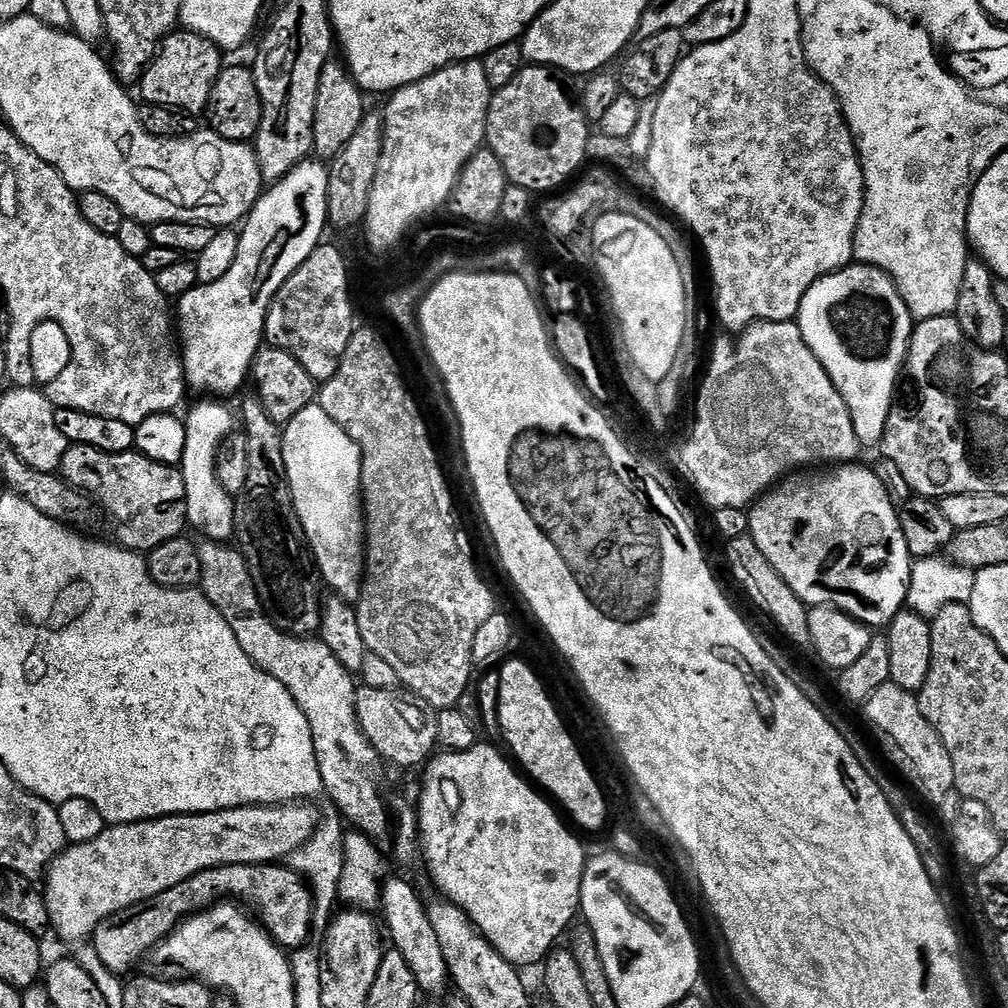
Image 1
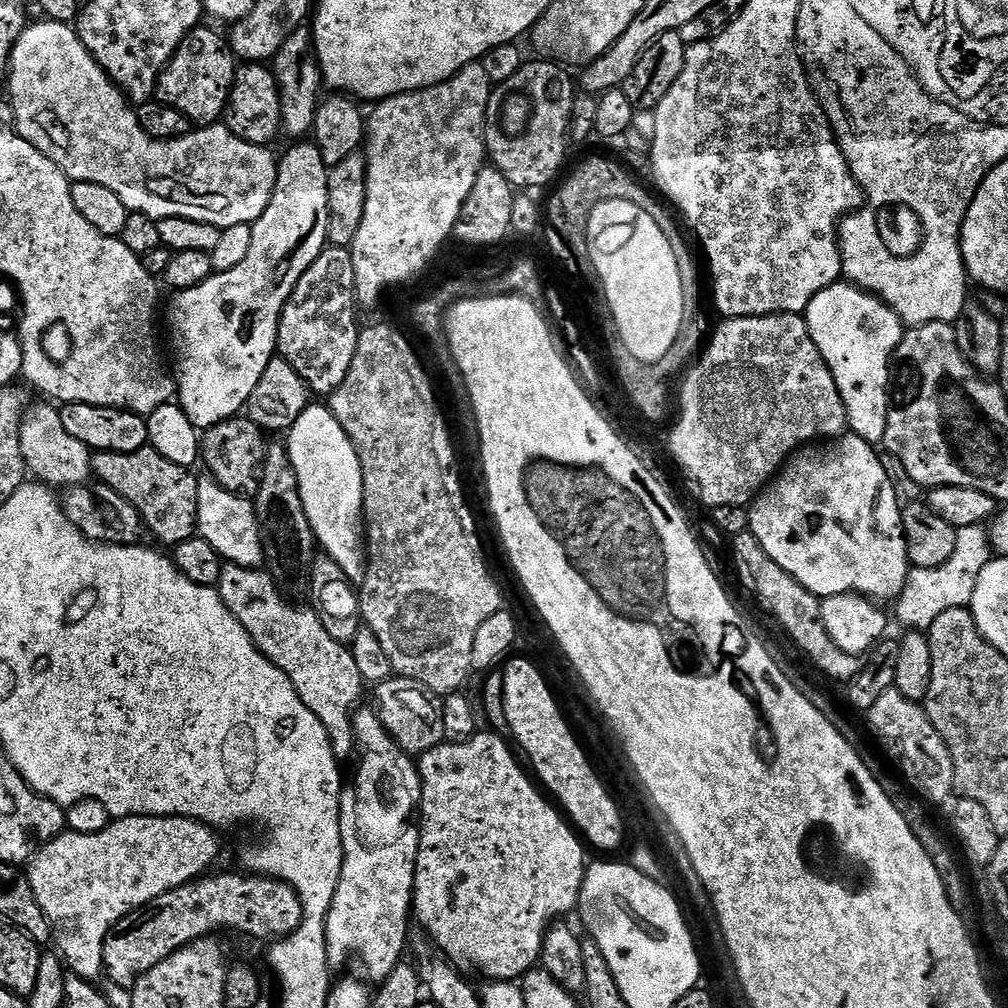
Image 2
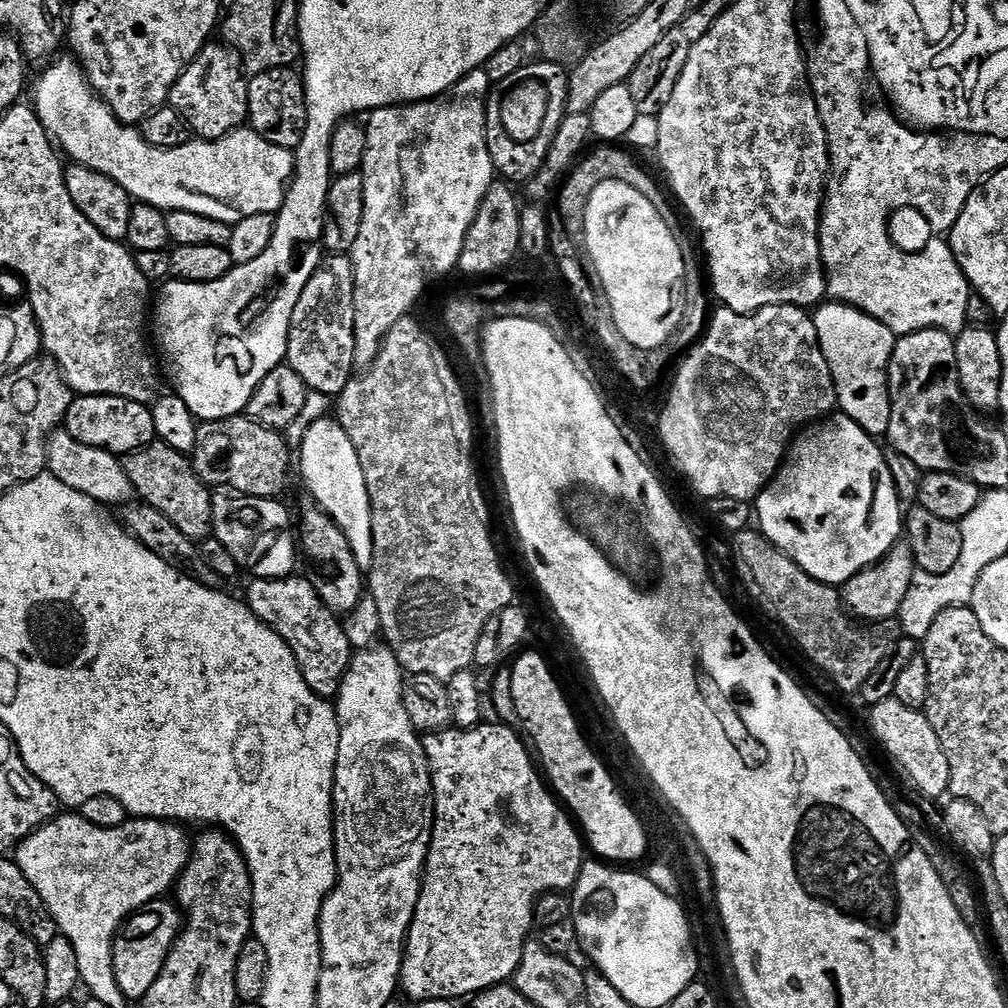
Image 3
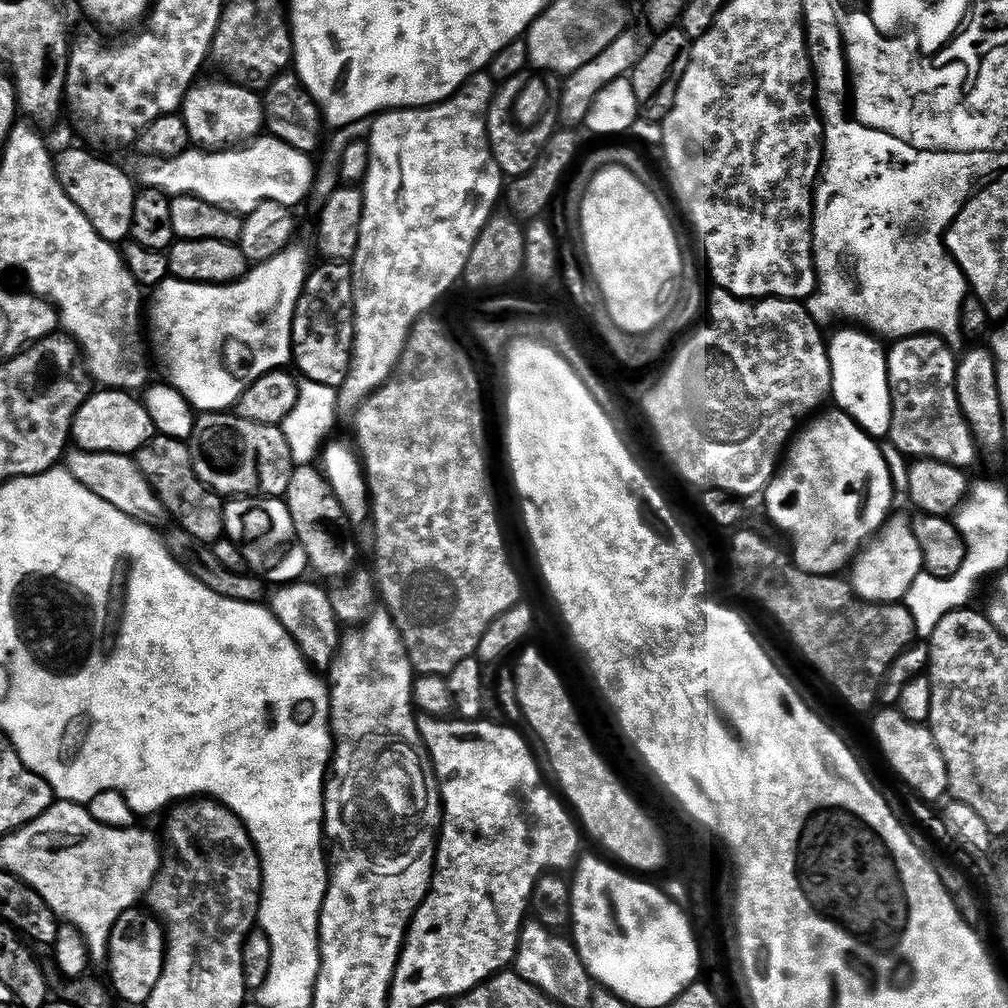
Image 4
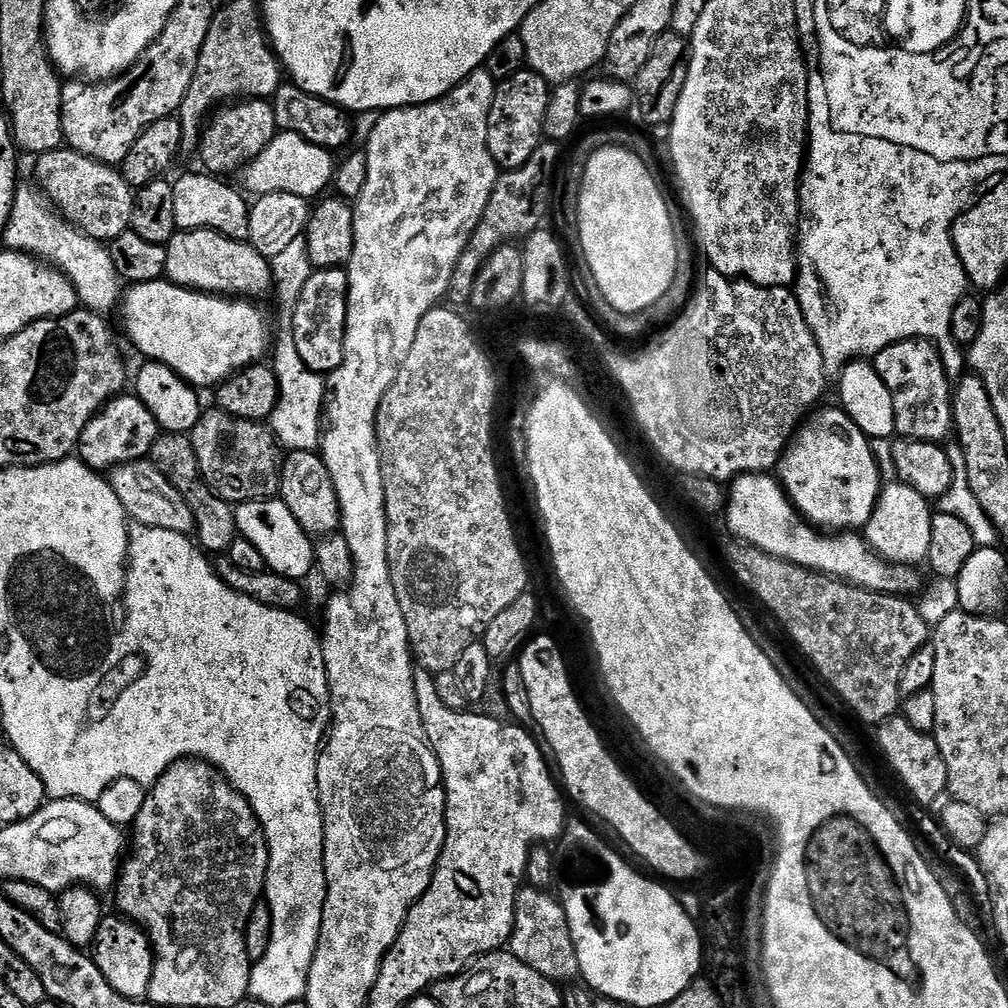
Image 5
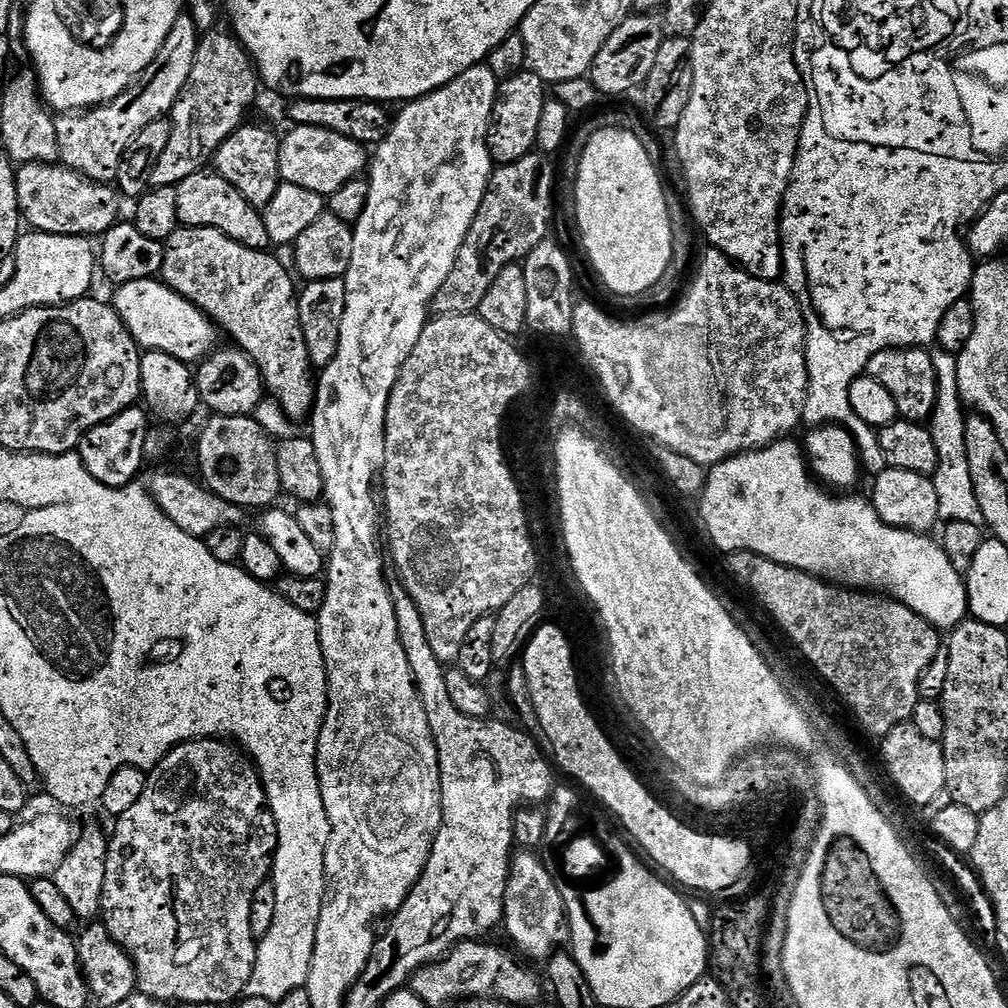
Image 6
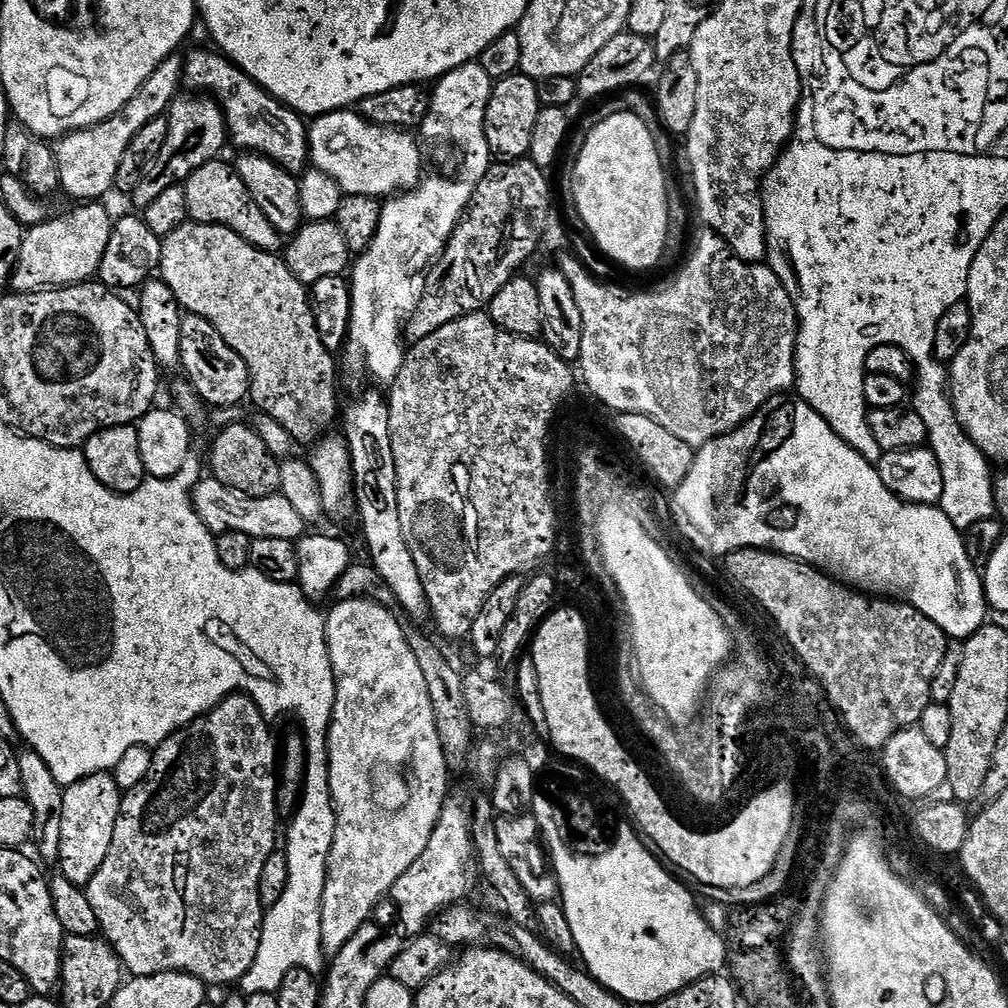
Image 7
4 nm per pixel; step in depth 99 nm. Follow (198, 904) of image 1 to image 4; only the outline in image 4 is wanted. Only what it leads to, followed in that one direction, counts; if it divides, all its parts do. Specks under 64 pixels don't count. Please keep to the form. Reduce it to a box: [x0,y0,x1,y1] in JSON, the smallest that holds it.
[106,907,166,1006]

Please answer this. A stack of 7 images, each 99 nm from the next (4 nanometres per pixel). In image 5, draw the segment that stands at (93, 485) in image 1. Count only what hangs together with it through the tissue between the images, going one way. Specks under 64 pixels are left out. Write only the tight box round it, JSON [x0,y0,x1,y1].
[150,432,238,554]

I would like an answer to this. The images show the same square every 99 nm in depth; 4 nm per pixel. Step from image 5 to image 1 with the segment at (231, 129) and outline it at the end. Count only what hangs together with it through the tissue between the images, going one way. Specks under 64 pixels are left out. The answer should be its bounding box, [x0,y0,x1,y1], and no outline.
[138,30,222,114]

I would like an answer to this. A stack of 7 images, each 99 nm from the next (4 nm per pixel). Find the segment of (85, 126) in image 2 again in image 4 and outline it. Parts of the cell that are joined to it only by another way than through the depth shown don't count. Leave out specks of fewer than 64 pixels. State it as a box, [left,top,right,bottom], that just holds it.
[143,134,316,214]

